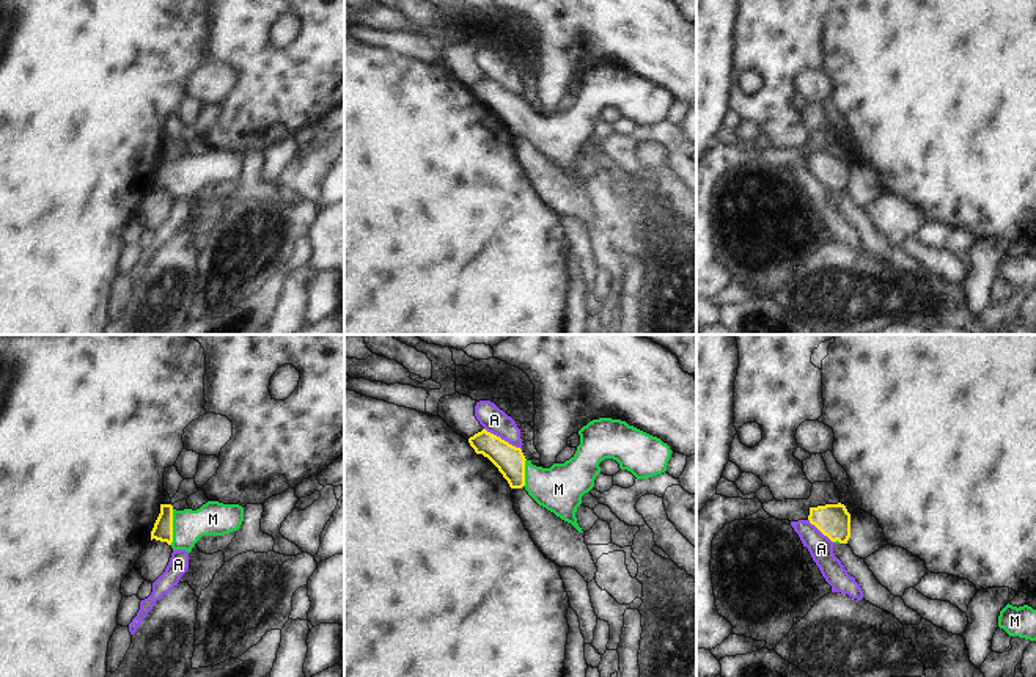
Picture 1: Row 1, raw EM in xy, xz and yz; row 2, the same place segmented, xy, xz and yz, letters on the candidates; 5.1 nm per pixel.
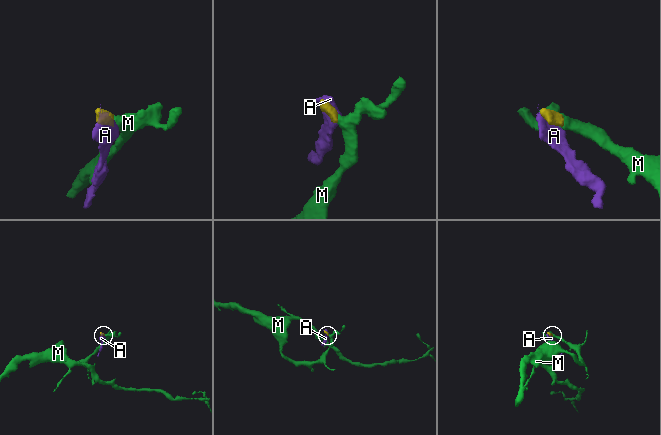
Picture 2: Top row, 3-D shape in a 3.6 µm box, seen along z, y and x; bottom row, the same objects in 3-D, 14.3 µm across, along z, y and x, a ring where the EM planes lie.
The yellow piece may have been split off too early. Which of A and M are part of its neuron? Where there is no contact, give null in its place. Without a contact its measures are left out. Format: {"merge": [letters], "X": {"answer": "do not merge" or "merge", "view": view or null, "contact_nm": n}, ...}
{"merge": ["M"], "A": {"answer": "do not merge", "view": "xz", "contact_nm": 220}, "M": {"answer": "merge", "view": "xy", "contact_nm": 180}}

